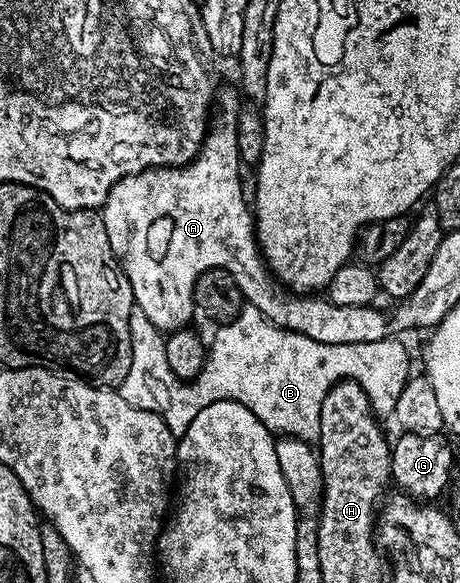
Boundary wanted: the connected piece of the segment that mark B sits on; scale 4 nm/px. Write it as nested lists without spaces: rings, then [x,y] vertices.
[[[245,304],[240,314],[225,325],[216,329],[212,343],[207,346],[207,357],[197,377],[185,383],[172,373],[167,366],[164,354],[165,338],[160,330],[155,329],[142,315],[142,311],[133,308],[130,315],[130,339],[132,340],[132,362],[126,379],[118,386],[118,392],[126,403],[139,409],[153,409],[170,427],[170,431],[178,439],[194,423],[194,415],[202,411],[202,407],[210,407],[210,403],[219,401],[237,401],[242,403],[259,419],[268,432],[273,435],[297,437],[309,443],[319,442],[320,412],[326,395],[339,381],[357,381],[366,391],[377,418],[391,418],[398,407],[398,395],[402,395],[402,387],[406,387],[410,376],[408,370],[408,353],[393,339],[385,339],[378,343],[318,343],[301,333],[283,329],[276,325],[258,307]]]

